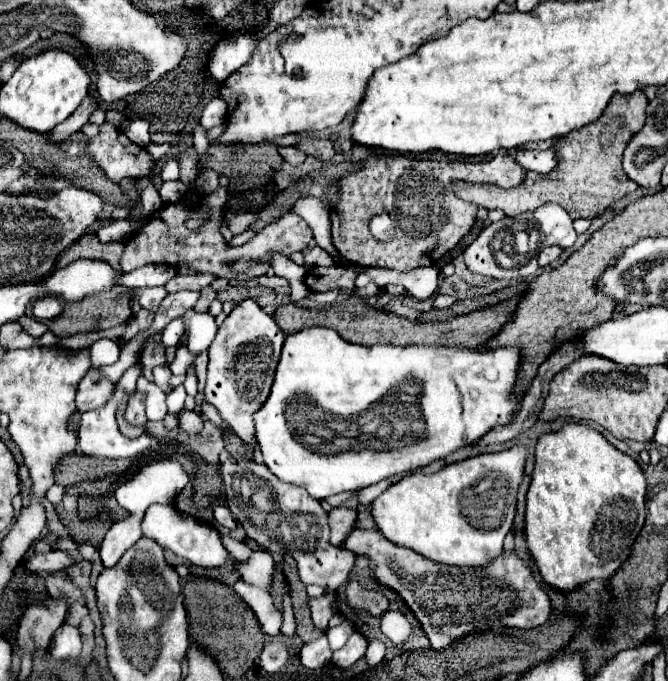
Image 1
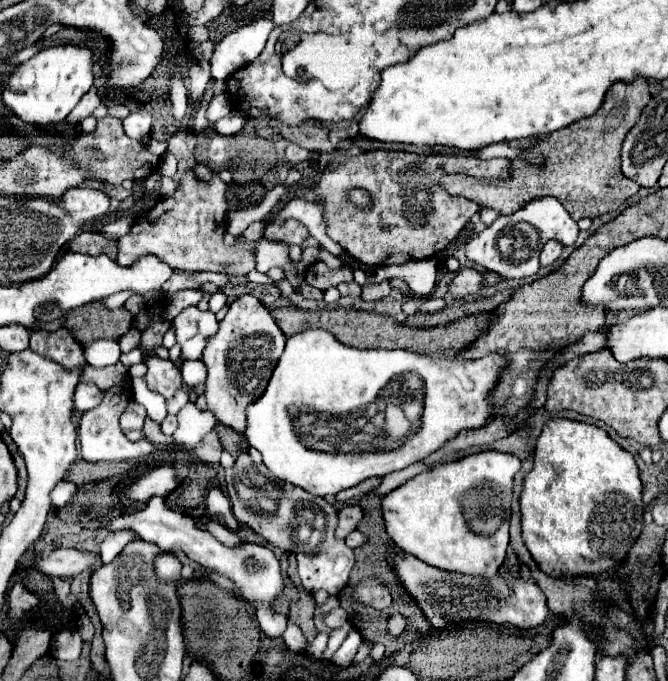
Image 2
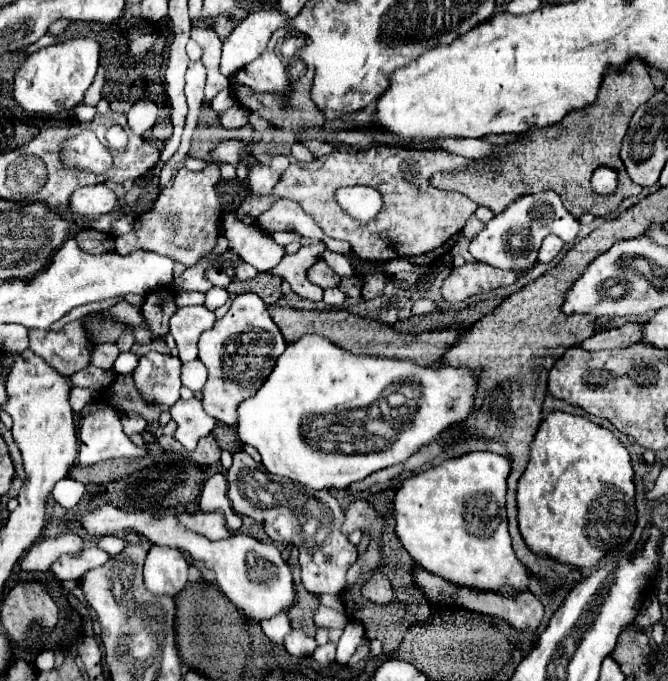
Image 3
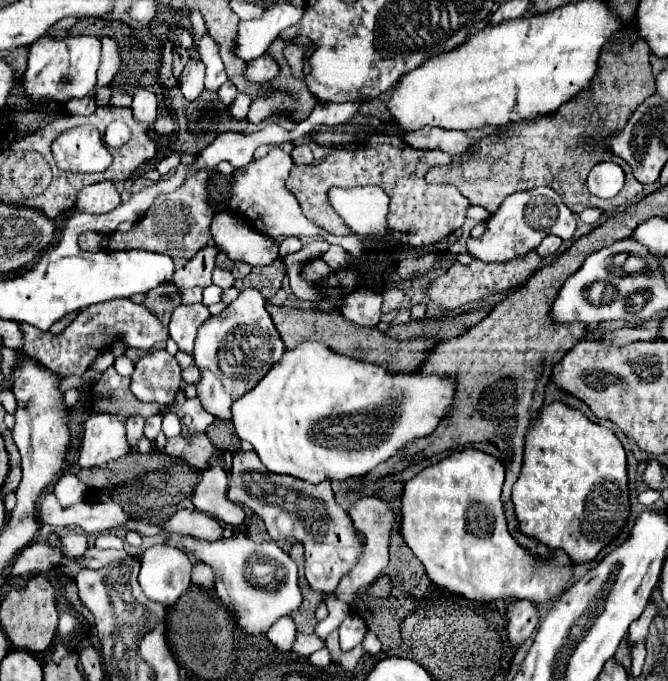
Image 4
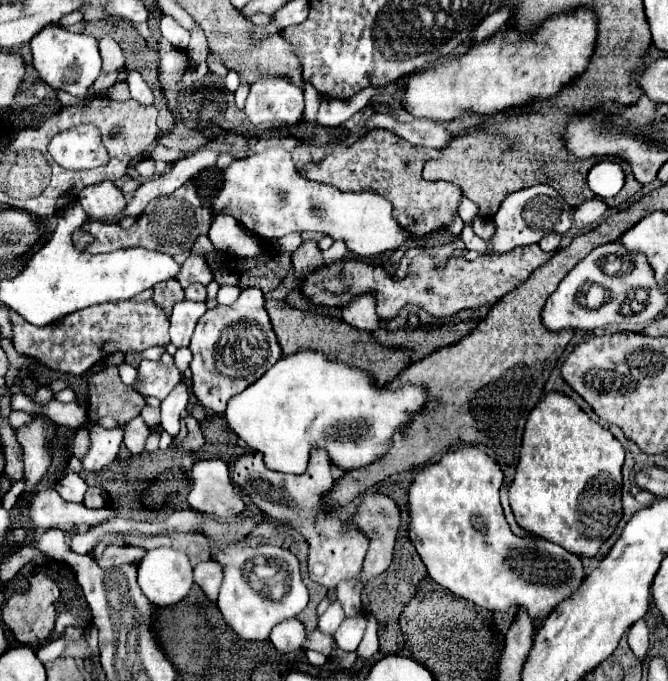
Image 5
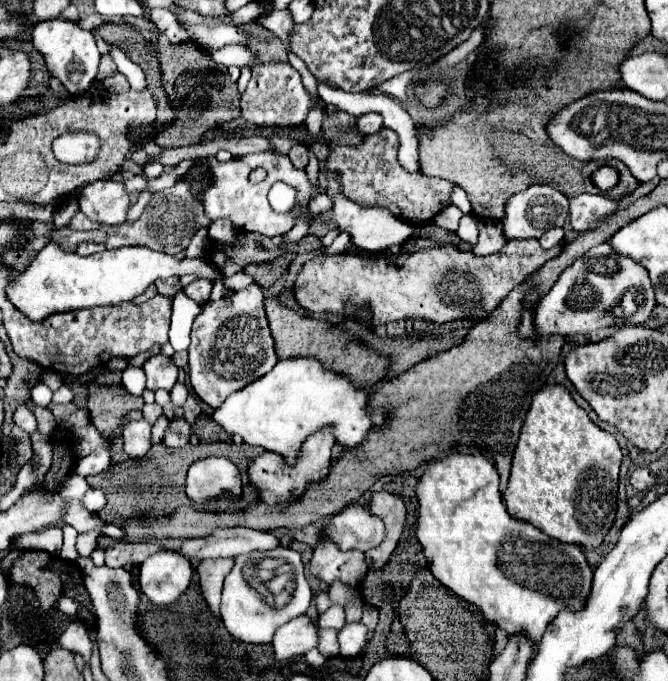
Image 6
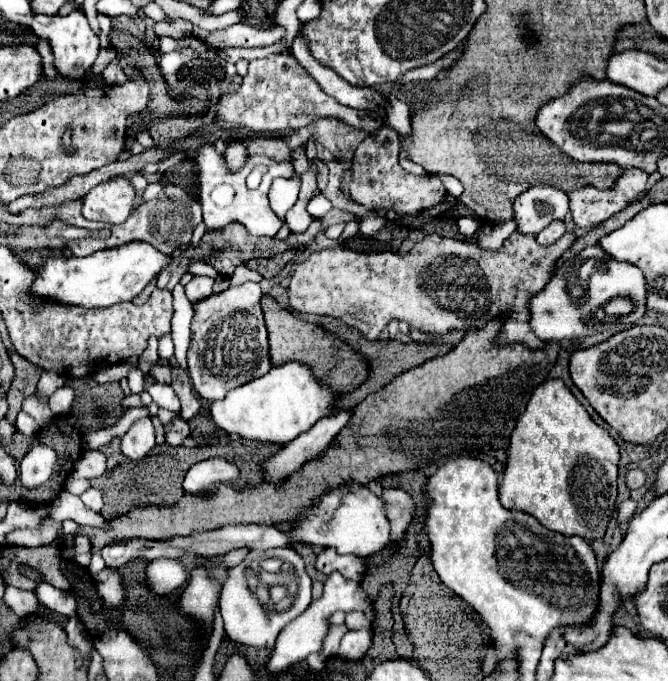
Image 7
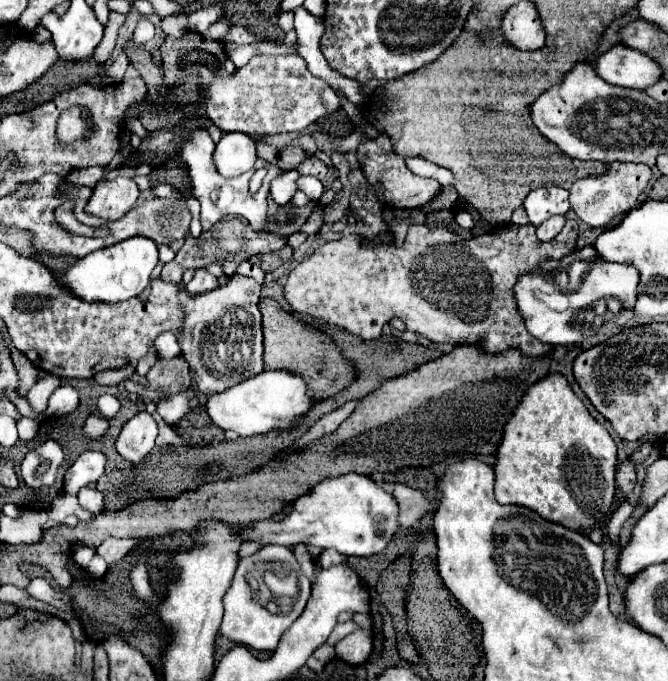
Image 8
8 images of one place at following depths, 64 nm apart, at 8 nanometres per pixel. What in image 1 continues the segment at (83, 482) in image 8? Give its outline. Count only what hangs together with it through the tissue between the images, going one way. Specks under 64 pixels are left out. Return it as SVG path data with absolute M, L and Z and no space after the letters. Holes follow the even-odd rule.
M132 366L124 372L124 376L120 378L120 382L116 384L116 390L112 394L112 398L108 400L108 404L96 408L96 410L88 410L82 414L82 420L80 420L80 428L78 428L78 446L82 450L82 454L86 456L92 456L92 458L136 458L140 454L144 454L146 450L152 450L156 448L158 440L148 436L148 434L142 434L140 438L126 438L120 428L118 428L118 422L116 422L116 412L124 400L124 396L132 394L136 390L136 380L140 376L140 370L138 366Z

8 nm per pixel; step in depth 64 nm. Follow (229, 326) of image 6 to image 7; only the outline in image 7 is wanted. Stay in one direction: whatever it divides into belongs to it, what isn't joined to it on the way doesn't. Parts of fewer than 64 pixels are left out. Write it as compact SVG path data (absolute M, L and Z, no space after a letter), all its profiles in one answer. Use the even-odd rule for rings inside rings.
M244 282L240 286L230 286L220 294L212 294L200 302L194 302L192 308L196 308L196 312L192 318L192 340L188 348L188 374L192 378L194 390L208 402L224 398L228 390L242 386L254 378L260 378L272 368L268 358L268 334L266 334L264 316L260 310L262 296L264 294L260 284Z

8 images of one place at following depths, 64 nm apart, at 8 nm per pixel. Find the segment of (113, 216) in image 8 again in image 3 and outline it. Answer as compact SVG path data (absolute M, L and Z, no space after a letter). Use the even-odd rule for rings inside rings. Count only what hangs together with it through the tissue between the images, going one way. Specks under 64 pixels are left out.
M106 184L84 186L72 194L70 210L76 210L76 214L82 216L100 216L114 210L116 202L116 194Z

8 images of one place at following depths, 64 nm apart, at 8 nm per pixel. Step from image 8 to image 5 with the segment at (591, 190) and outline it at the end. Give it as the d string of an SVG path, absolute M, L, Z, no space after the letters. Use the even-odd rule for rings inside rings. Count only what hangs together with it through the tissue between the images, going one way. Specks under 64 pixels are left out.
M590 198L590 200L584 200L580 206L576 206L572 216L574 216L576 226L582 230L582 228L588 228L594 220L600 220L602 216L606 216L608 212L610 212L610 208L604 200Z

